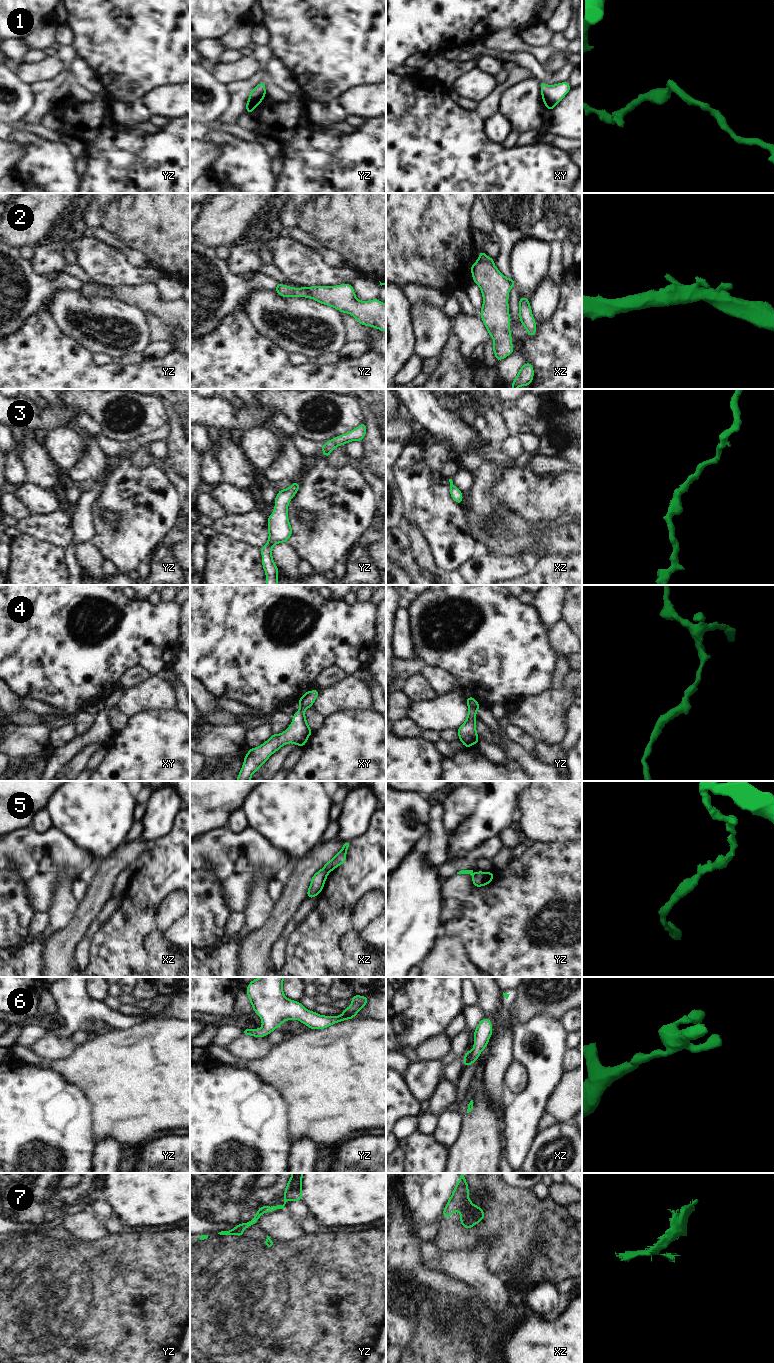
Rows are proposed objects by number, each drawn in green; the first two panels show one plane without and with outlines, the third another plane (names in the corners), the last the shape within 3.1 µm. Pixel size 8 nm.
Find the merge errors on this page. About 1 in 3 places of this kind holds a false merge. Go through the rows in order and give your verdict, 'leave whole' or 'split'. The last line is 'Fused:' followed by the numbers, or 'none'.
1: leave whole
2: split
3: leave whole
4: leave whole
5: leave whole
6: leave whole
7: split
Fused: 2, 7

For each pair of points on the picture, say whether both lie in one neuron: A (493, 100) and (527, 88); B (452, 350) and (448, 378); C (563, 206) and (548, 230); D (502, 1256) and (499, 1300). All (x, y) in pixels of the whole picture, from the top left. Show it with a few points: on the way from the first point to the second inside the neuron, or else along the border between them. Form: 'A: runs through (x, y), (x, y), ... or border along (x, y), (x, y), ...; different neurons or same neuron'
A: border along (517, 82), (508, 86), (501, 93), (497, 110); different neurons
B: runs through (451, 357), (451, 371); same neuron
C: runs through (557, 212), (548, 221), (548, 224); same neuron
D: border along (487, 1257), (488, 1270), (498, 1276), (508, 1288); different neurons

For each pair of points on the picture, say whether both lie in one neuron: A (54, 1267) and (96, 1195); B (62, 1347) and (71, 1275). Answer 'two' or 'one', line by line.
A: two
B: one

